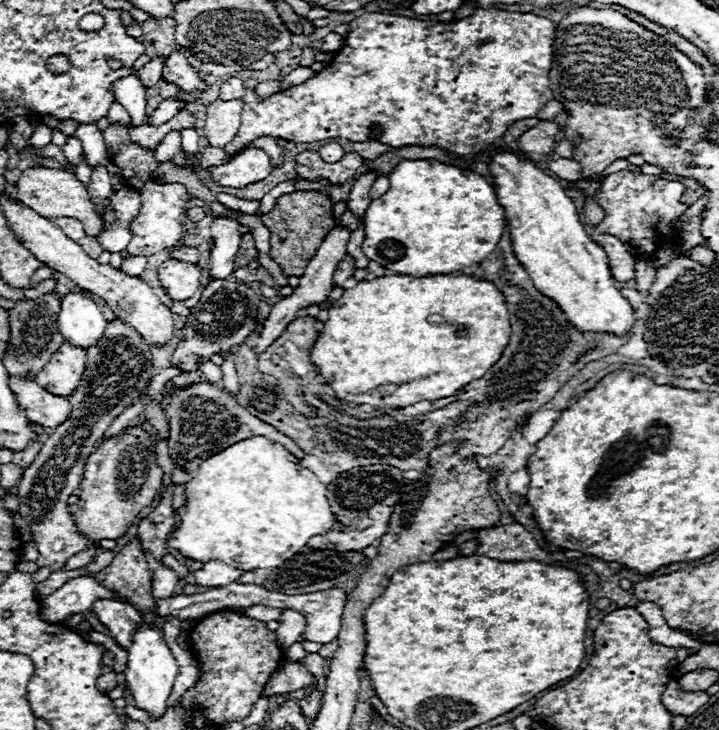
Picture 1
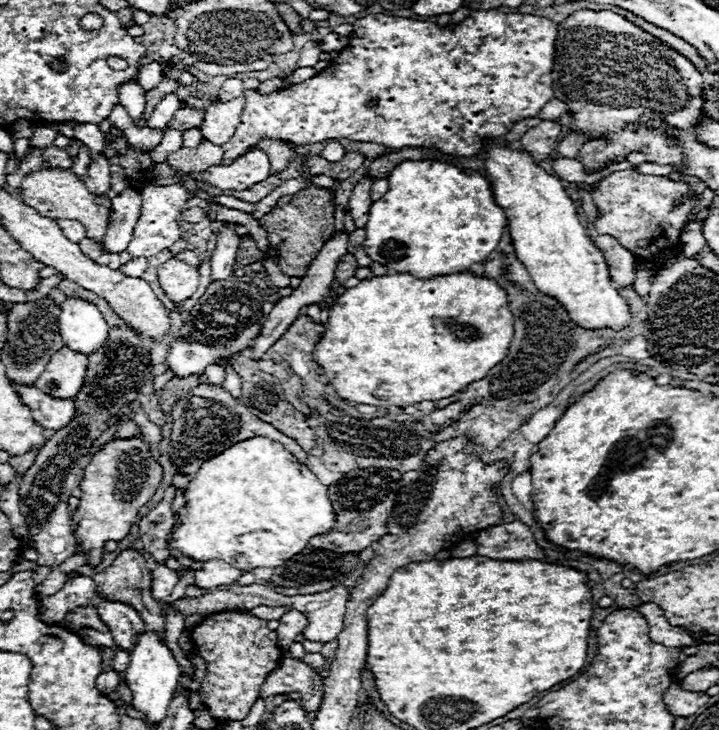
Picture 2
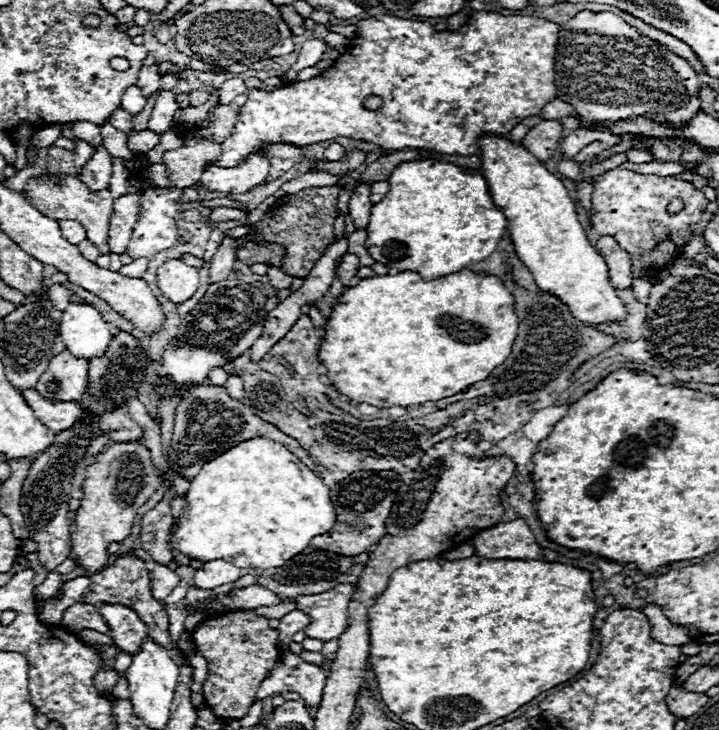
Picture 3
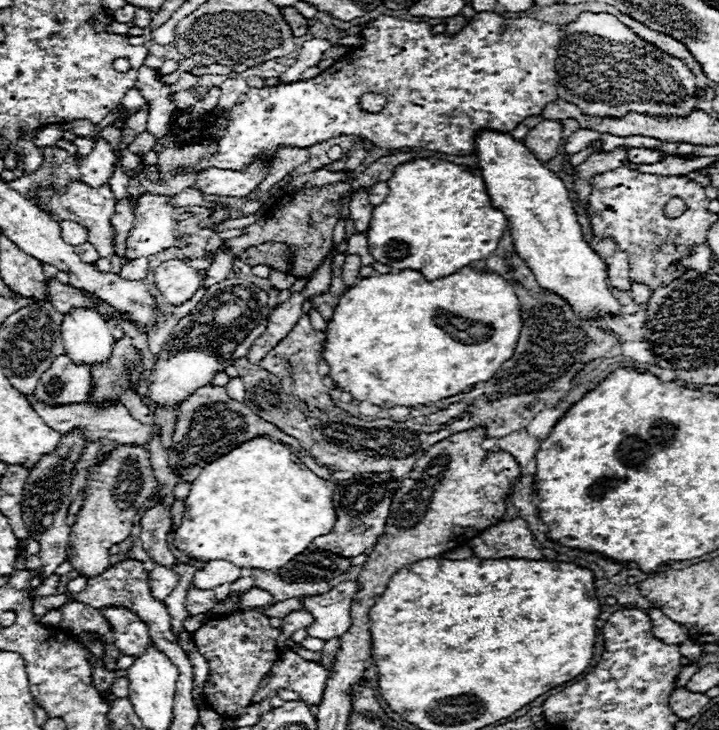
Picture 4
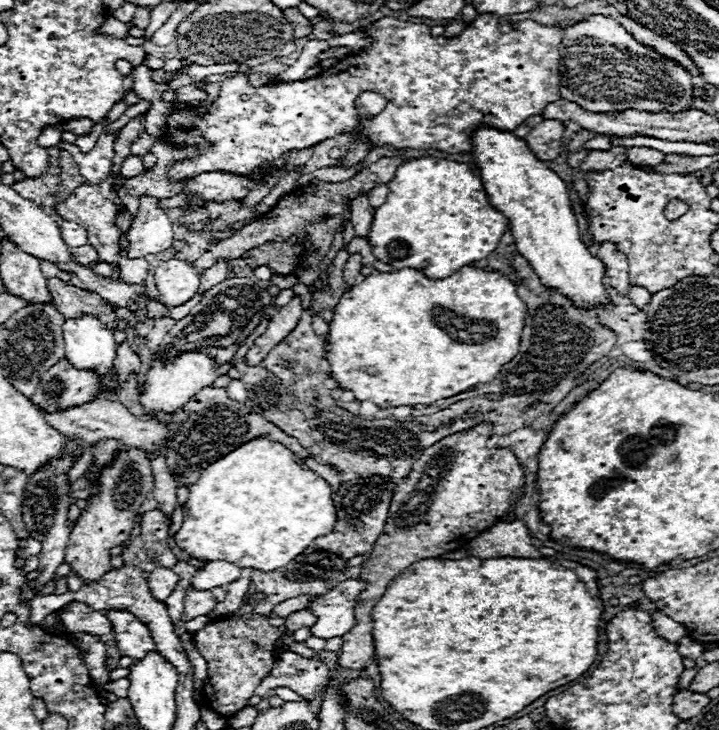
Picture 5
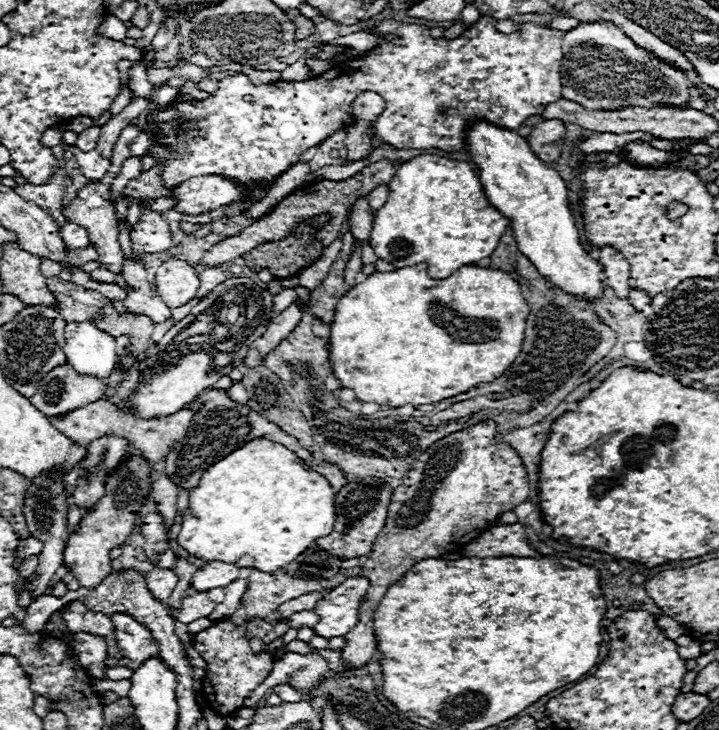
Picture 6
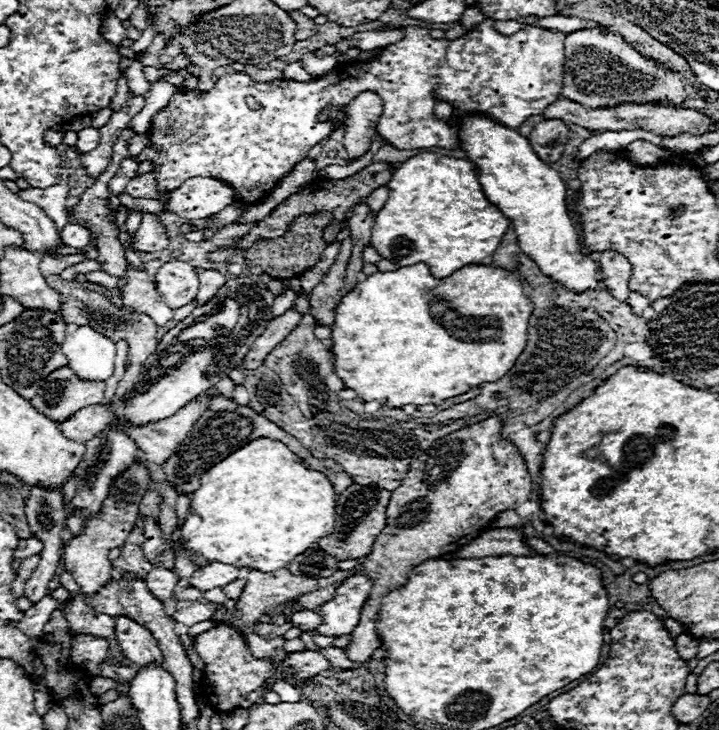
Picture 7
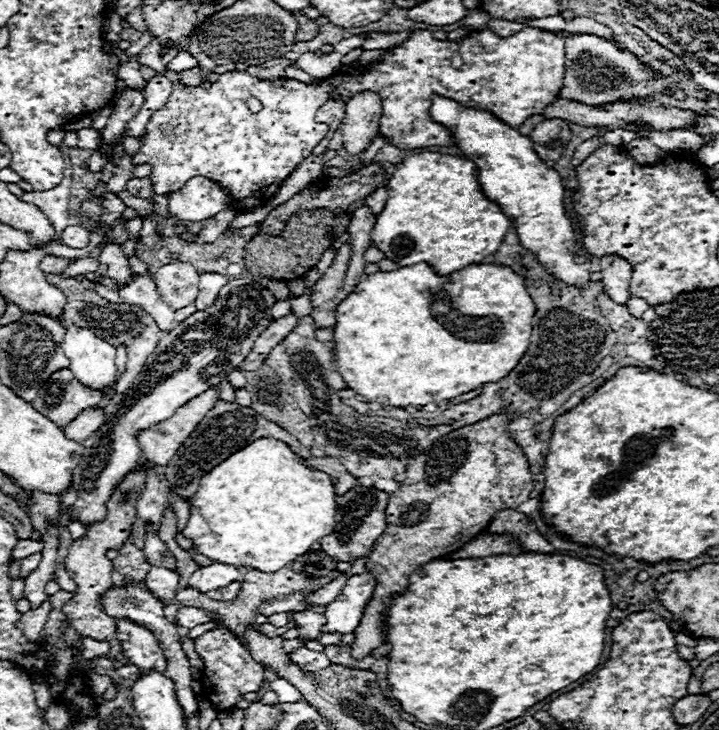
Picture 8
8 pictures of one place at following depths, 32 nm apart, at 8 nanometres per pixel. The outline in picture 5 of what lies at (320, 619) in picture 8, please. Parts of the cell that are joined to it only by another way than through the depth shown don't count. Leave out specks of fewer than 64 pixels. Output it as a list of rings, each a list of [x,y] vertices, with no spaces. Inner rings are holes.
[[[302,610],[302,612],[292,612],[292,614],[286,618],[284,626],[286,626],[286,632],[294,632],[294,630],[304,628],[304,626],[310,628],[314,622],[316,622],[316,616],[314,616],[310,610]]]

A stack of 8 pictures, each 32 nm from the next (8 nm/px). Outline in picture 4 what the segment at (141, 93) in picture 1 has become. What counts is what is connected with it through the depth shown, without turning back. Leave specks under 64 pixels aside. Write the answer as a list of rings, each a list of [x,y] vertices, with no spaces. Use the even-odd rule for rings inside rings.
[[[130,88],[130,90],[124,94],[124,98],[122,98],[122,106],[124,106],[124,110],[128,110],[128,112],[134,112],[134,110],[142,108],[144,104],[146,104],[146,100],[142,98],[142,94],[136,92],[136,88]]]

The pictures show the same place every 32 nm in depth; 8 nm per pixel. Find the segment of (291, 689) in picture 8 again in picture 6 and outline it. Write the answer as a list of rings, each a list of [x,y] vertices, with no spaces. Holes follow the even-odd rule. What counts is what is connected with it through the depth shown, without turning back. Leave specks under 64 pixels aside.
[[[277,685],[273,690],[282,699],[282,701],[298,702],[302,700],[301,694],[288,685]]]

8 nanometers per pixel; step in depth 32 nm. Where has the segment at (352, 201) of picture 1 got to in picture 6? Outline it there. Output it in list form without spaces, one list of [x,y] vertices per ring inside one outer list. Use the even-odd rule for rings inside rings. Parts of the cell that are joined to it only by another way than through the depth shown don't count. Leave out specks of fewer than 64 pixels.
[[[362,196],[350,208],[350,228],[352,228],[354,238],[368,242],[370,240],[372,222],[374,222],[374,210],[370,208],[368,200]]]

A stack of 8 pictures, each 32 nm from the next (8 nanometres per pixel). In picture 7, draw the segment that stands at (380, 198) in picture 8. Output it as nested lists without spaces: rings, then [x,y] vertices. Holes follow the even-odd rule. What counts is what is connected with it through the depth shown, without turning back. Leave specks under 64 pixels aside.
[[[382,186],[382,188],[376,188],[376,190],[366,198],[366,204],[372,208],[372,212],[378,212],[378,210],[382,210],[382,206],[386,204],[386,198],[388,198],[388,188]]]

